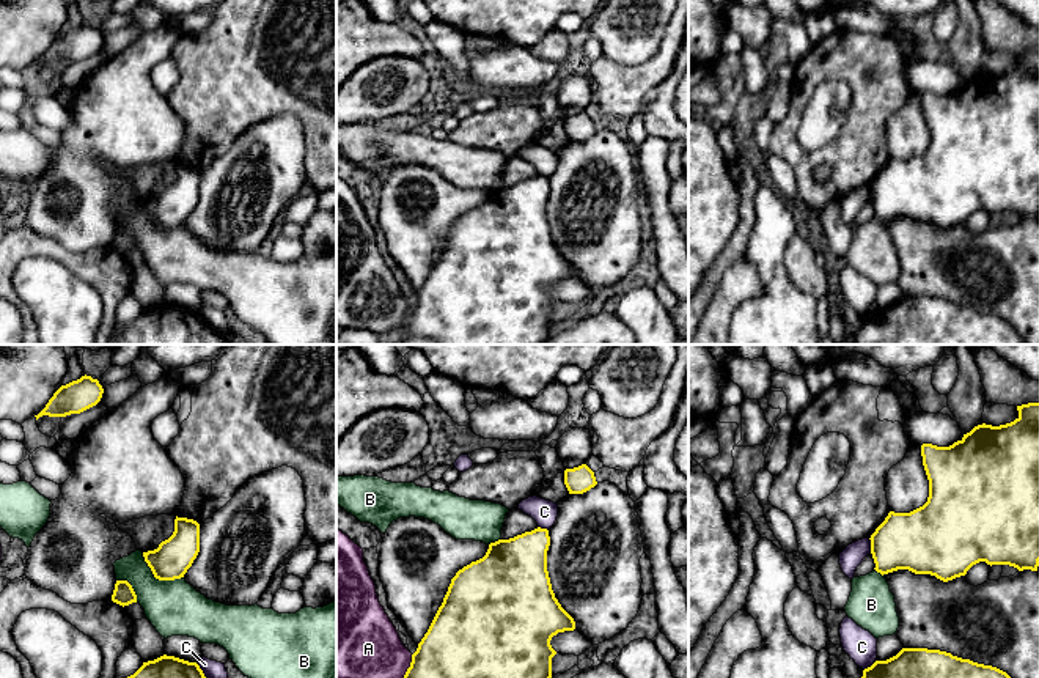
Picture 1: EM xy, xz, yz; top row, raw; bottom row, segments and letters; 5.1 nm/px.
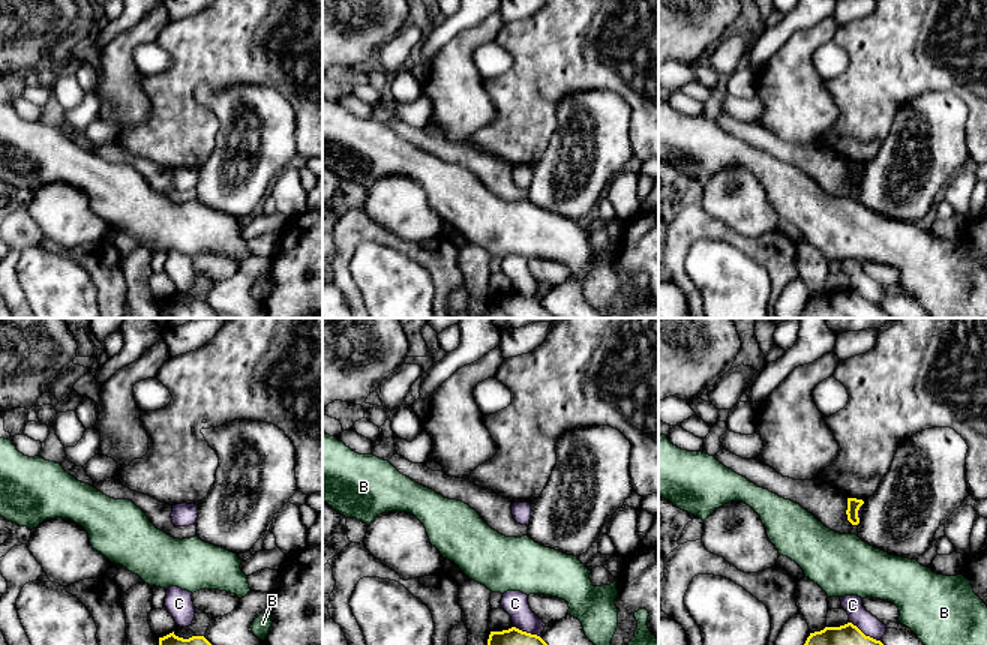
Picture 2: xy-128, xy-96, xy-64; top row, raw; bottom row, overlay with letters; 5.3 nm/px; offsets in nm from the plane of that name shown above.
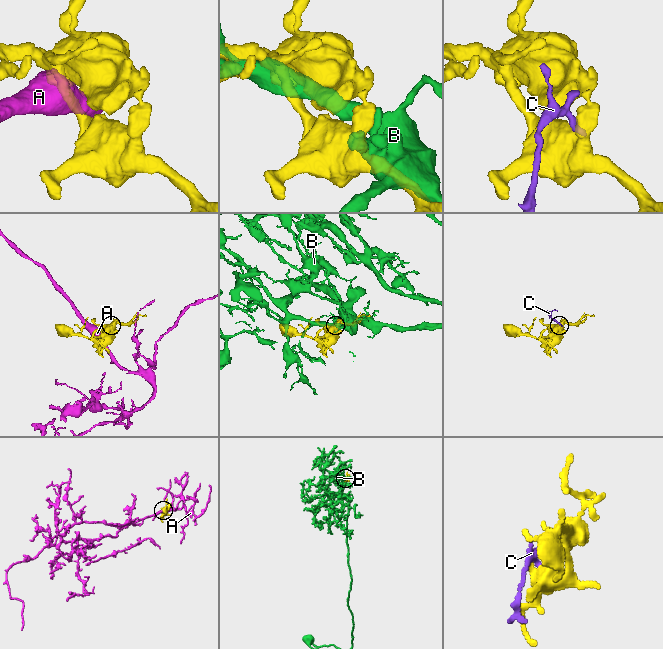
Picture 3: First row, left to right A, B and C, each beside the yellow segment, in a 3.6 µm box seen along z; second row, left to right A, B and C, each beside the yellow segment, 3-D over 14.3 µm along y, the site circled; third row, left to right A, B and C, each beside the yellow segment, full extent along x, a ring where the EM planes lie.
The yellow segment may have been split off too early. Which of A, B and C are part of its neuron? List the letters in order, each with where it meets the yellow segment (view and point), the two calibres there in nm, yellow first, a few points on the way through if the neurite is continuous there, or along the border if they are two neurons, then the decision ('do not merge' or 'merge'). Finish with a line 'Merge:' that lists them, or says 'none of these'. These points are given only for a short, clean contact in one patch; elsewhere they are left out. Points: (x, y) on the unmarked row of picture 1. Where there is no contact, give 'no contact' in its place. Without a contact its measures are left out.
A: meets yellow in xz at (409, 315); 420 nm thick on the yellow side, 360 nm on the other; do not merge
B: meets yellow in xy at (157, 225); 190 nm thick on the yellow side, 280 nm on the other; do not merge
C: meets yellow in yz at (868, 315); 420 nm thick on the yellow side, 160 nm on the other; border along yz (874, 310), (863, 318); do not merge
Merge: none of these

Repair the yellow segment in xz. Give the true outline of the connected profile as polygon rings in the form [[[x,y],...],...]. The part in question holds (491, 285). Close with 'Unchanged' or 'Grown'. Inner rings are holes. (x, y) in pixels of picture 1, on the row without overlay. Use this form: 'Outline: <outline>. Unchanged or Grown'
Outline: [[[538,175],[490,190],[483,206],[459,217],[401,329],[412,337],[431,338],[435,345],[542,345],[549,340],[552,305],[556,302],[550,288],[558,280],[575,277],[574,266],[552,238],[547,219],[549,193],[549,178]]]. Unchanged

